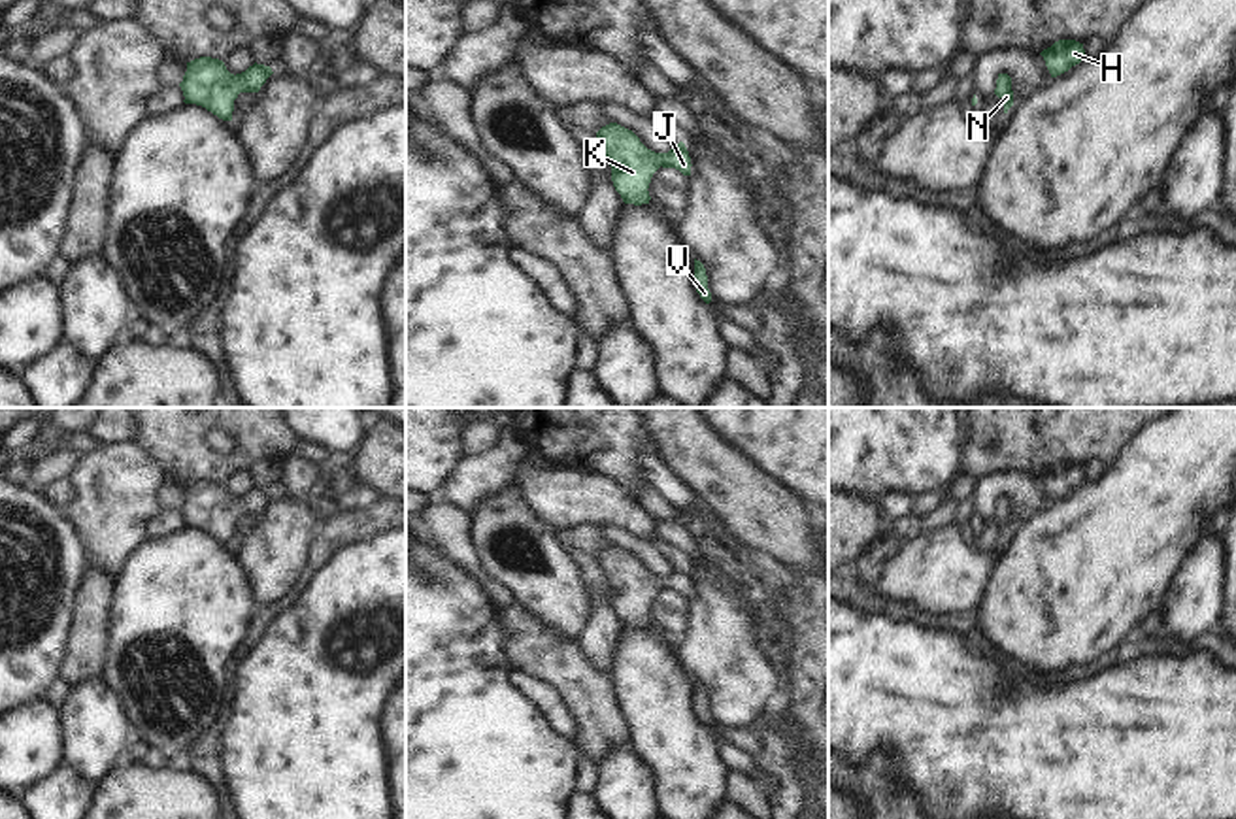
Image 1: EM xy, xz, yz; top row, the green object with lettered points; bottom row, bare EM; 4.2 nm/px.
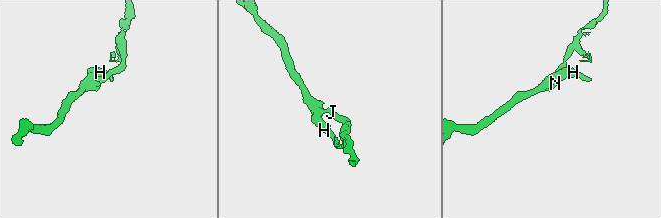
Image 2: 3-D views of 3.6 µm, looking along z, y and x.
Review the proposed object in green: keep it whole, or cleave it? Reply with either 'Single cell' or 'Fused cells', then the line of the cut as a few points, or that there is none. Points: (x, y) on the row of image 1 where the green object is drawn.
Single cell. No split

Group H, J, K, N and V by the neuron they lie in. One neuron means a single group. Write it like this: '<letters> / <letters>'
H J K N V

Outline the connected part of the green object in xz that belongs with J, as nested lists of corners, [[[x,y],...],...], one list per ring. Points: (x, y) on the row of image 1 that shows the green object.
[[[610,123],[596,132],[606,160],[611,166],[611,181],[625,204],[649,204],[649,183],[653,174],[662,168],[676,168],[683,176],[691,176],[691,157],[683,142],[668,153],[647,149],[640,138],[617,125]]]

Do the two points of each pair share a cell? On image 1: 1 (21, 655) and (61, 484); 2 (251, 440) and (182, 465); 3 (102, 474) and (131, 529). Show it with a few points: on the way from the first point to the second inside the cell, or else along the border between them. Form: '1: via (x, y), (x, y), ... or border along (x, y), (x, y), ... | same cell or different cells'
1: border along (38, 489), (59, 506) | different cells
2: via (234, 457), (227, 463), (199, 463) | same cell
3: via (114, 487), (114, 512), (117, 516) | same cell

